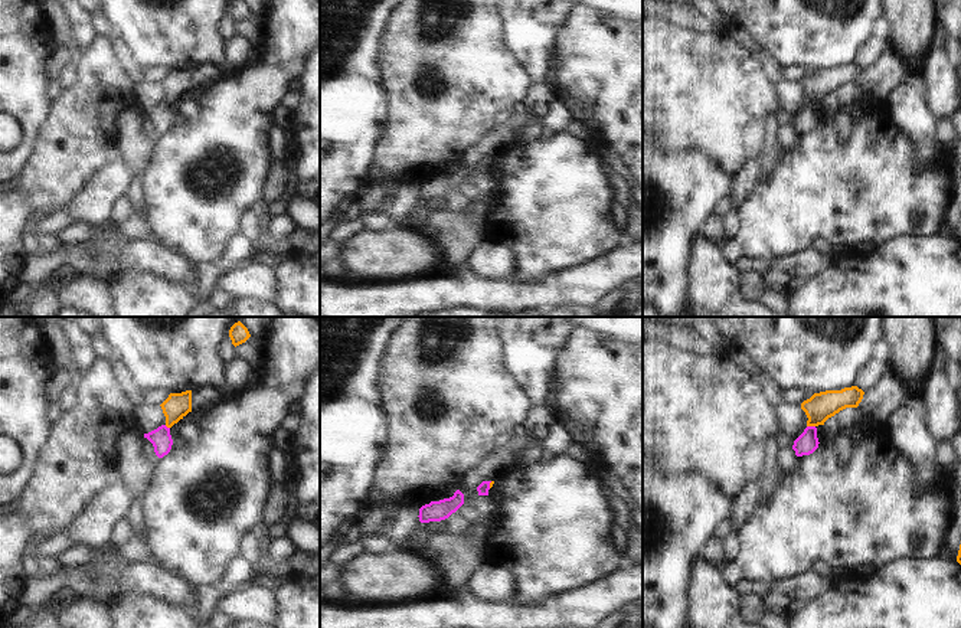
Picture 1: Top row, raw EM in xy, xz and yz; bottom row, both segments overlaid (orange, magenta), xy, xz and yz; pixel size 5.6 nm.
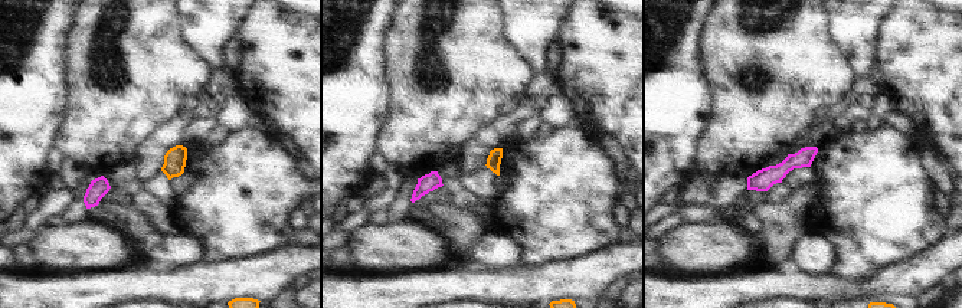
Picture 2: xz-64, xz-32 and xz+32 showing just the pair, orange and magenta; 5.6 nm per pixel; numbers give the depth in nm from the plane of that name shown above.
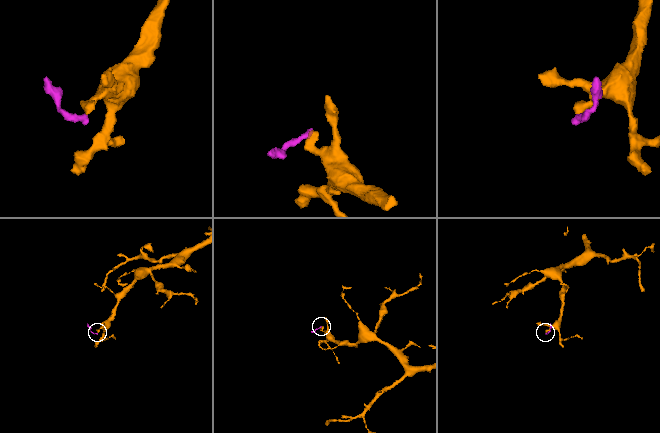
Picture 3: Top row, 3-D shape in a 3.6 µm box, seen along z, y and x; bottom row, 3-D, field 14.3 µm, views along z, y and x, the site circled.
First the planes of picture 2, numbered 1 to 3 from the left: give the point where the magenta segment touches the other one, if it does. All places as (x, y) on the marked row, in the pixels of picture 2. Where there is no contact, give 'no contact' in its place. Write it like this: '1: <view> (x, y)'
1: no contact
2: no contact
3: no contact

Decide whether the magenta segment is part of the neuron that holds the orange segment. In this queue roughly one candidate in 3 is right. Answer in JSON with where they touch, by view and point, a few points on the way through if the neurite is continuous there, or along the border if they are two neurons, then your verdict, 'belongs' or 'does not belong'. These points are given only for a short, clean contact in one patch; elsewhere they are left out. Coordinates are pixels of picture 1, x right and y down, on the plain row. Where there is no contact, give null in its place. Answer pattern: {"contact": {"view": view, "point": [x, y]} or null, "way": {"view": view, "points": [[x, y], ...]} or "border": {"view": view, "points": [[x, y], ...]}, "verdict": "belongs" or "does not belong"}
{"contact": {"view": "yz", "point": [811, 102]}, "border": {"view": "yz", "points": [[807, 102], [814, 104]]}, "verdict": "does not belong"}

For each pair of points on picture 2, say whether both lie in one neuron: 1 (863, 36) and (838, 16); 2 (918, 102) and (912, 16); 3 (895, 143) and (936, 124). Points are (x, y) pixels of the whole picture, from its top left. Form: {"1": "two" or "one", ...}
{"1": "one", "2": "one", "3": "two"}

